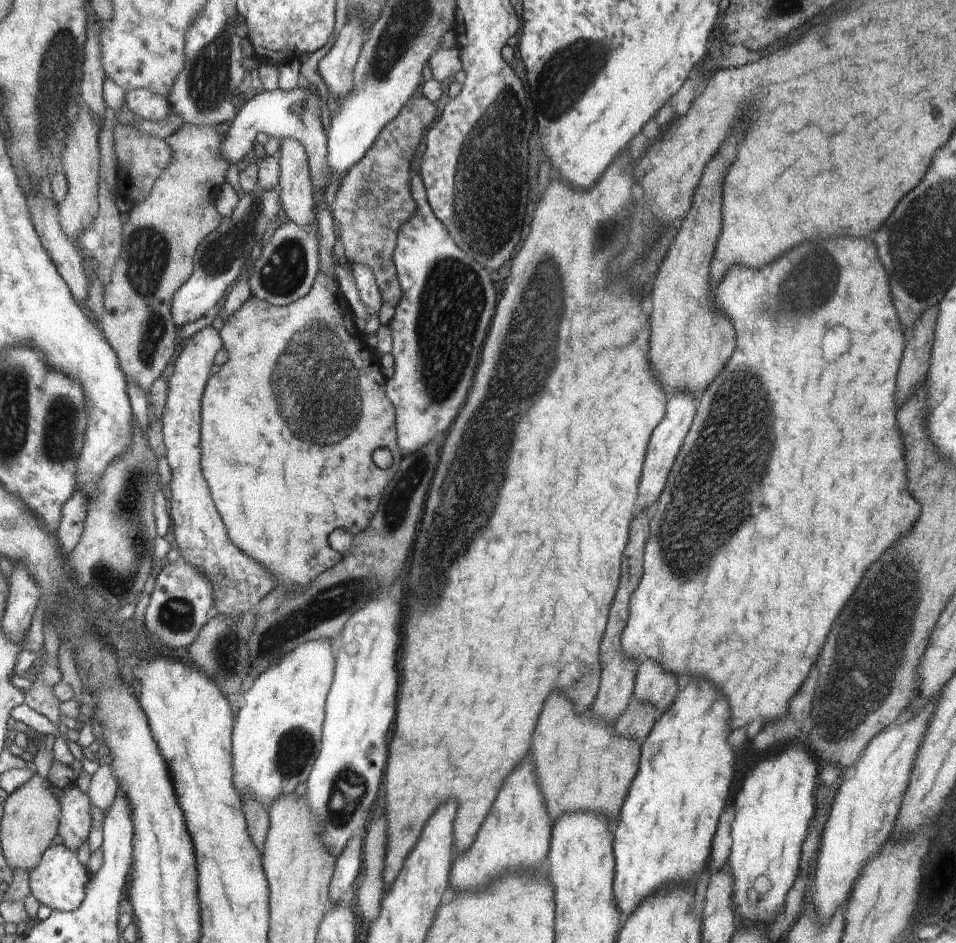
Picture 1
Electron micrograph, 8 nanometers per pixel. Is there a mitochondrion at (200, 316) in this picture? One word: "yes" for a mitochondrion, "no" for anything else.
no

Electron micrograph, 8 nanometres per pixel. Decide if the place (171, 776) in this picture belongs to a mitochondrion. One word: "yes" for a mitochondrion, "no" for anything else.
no

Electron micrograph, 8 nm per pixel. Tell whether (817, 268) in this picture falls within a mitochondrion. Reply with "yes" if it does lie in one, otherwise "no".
yes

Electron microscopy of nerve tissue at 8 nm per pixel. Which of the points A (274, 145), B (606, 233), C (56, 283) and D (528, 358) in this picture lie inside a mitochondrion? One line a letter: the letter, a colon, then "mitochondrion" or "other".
A: other
B: mitochondrion
C: other
D: mitochondrion

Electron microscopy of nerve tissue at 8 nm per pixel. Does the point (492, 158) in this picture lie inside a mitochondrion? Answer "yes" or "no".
yes

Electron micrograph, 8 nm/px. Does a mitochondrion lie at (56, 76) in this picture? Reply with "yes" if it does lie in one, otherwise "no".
yes

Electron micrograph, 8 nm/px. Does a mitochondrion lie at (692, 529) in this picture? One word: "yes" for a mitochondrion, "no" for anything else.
yes

